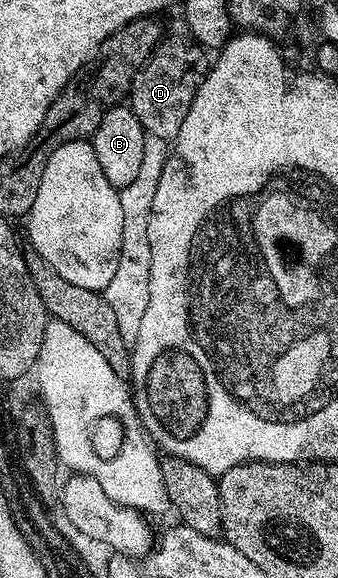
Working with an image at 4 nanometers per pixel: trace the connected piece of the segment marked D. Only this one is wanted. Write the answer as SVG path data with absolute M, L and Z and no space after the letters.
M162 39L160 45L153 49L149 55L149 61L137 71L133 79L133 86L129 90L127 97L128 107L132 108L135 118L139 118L139 122L144 126L146 133L151 136L158 136L167 142L176 140L179 134L179 126L183 126L185 115L189 109L189 105L193 102L194 89L185 85L185 80L193 80L200 82L204 76L209 73L211 60L206 49L192 39L185 40L169 40Z

